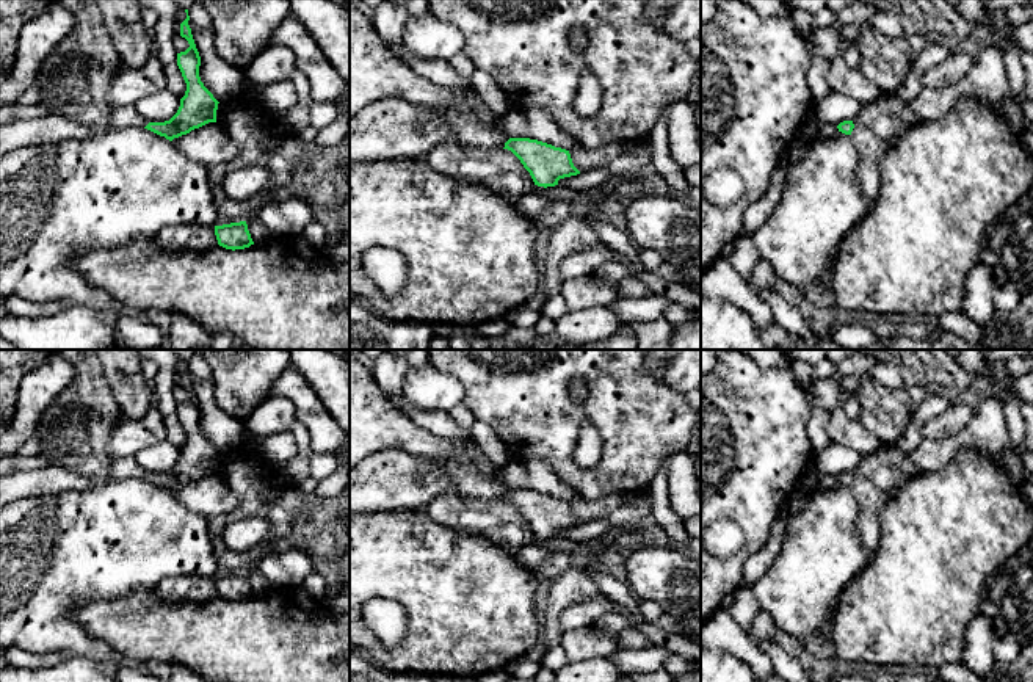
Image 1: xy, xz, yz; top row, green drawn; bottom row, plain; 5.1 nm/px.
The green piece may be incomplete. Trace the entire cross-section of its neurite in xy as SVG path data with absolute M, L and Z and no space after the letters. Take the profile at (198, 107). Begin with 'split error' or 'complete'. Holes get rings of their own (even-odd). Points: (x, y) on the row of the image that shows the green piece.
split error; M185 9L187 19L180 24L180 36L185 38L190 47L177 53L177 66L187 83L185 96L180 99L177 113L165 122L149 122L141 118L132 105L113 108L110 127L140 127L147 129L166 140L172 141L182 135L190 133L208 122L216 122L218 100L204 86L199 77L201 56L196 49L191 28L188 25L190 16Z

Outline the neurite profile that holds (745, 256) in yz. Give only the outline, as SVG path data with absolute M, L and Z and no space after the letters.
M741 232L732 243L732 254L729 257L732 267L743 279L751 279L756 263L760 260L760 254L754 246L752 238Z

